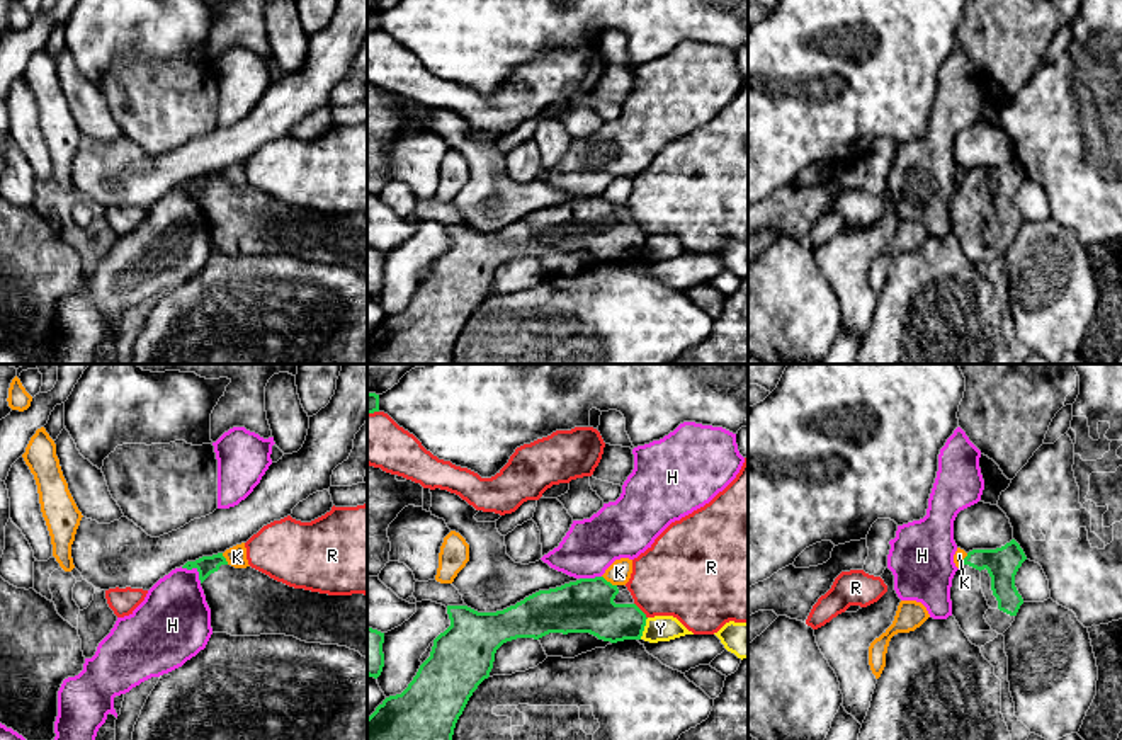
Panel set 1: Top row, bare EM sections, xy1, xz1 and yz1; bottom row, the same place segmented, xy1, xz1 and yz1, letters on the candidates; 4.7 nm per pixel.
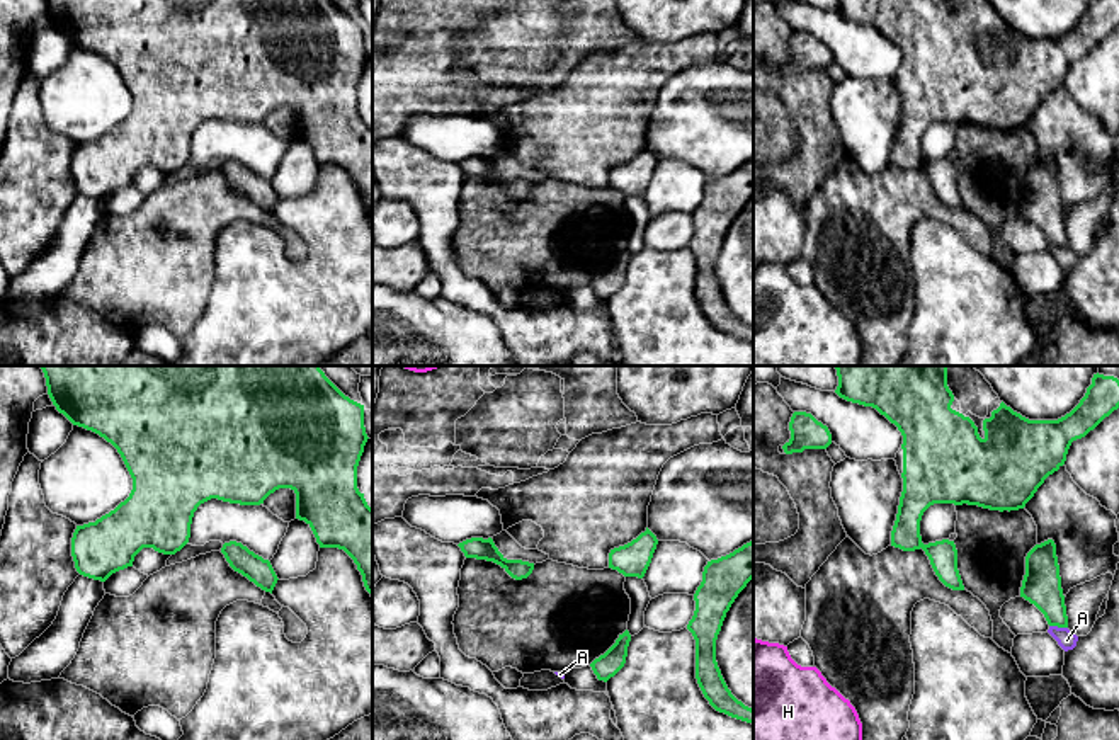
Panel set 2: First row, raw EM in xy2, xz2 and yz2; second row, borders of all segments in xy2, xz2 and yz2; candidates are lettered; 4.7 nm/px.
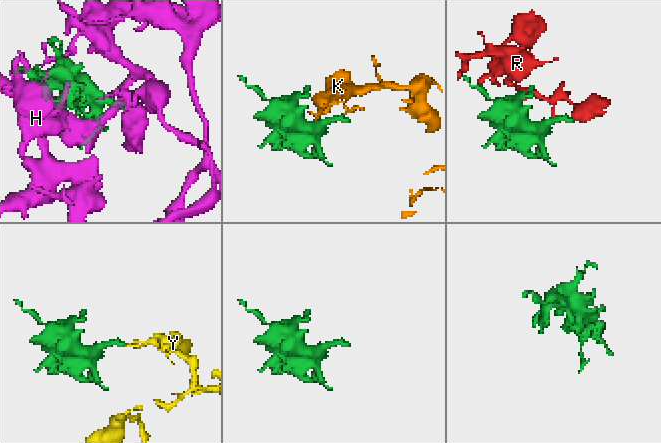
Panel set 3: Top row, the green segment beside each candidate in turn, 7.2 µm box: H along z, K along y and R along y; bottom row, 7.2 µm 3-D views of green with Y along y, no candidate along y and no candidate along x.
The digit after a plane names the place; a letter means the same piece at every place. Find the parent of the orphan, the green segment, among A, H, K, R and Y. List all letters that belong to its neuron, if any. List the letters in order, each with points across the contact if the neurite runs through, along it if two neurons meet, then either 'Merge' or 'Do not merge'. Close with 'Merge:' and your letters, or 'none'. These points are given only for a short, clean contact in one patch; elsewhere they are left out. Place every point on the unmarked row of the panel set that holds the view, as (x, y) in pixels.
A: Boundary: yz2 (1050, 244), (1067, 247). Do not merge
H: Do not merge
K: Boundary: xz1 (602, 194), (616, 204). Do not merge
R: Do not merge
Y: Boundary: xz1 (648, 237), (640, 257). Do not merge
Merge: none

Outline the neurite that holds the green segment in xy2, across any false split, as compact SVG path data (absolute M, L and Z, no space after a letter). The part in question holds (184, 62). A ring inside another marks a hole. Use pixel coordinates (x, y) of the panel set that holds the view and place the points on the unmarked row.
M46 0L46 5L56 29L73 44L92 49L111 61L133 97L133 109L124 121L95 141L77 145L71 157L71 175L80 194L105 201L112 192L133 185L134 175L143 167L175 174L189 162L194 131L211 117L260 124L275 109L291 107L296 112L296 138L311 146L320 167L344 168L354 179L372 216L372 128L357 107L357 85L369 58L364 46L364 24L345 15L332 0Z

